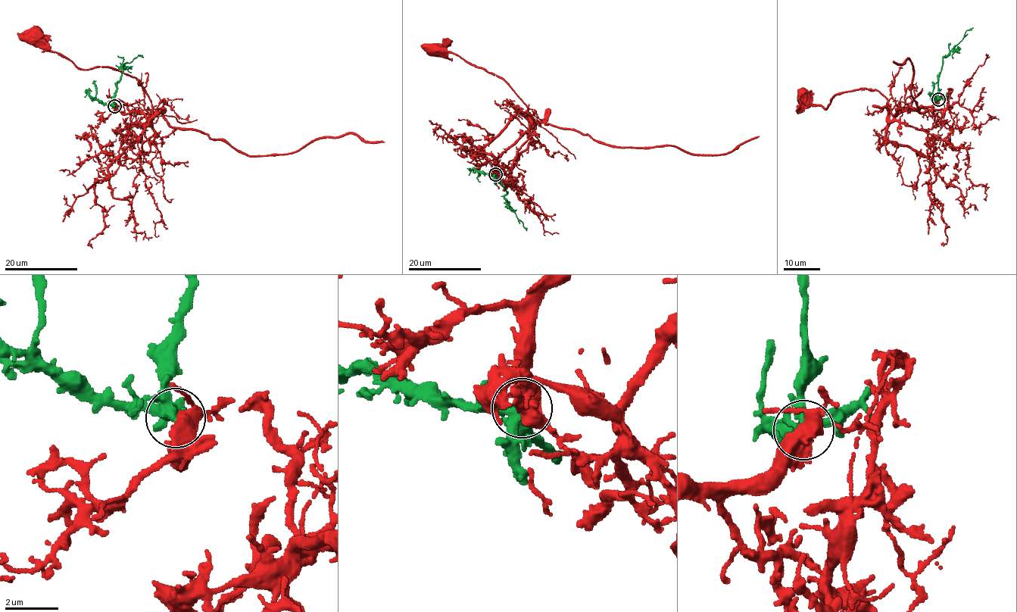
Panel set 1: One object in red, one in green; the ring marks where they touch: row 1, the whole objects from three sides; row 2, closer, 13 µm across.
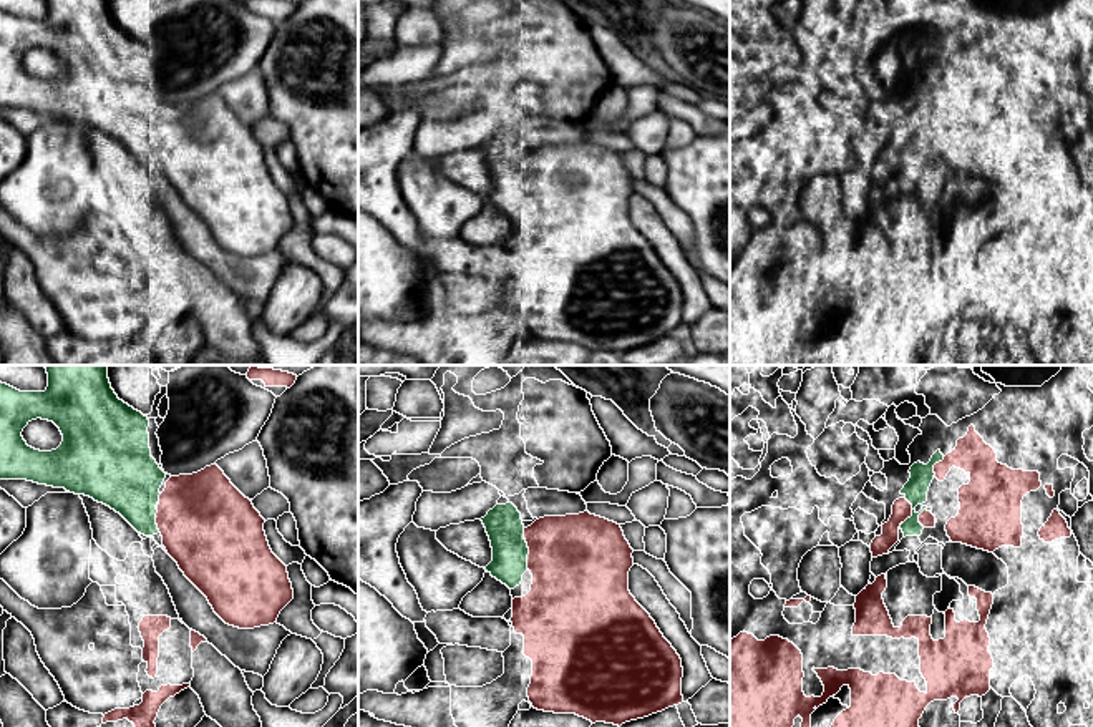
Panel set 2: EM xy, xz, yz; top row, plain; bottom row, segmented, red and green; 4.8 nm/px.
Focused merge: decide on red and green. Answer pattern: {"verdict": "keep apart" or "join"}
{"verdict": "join"}

